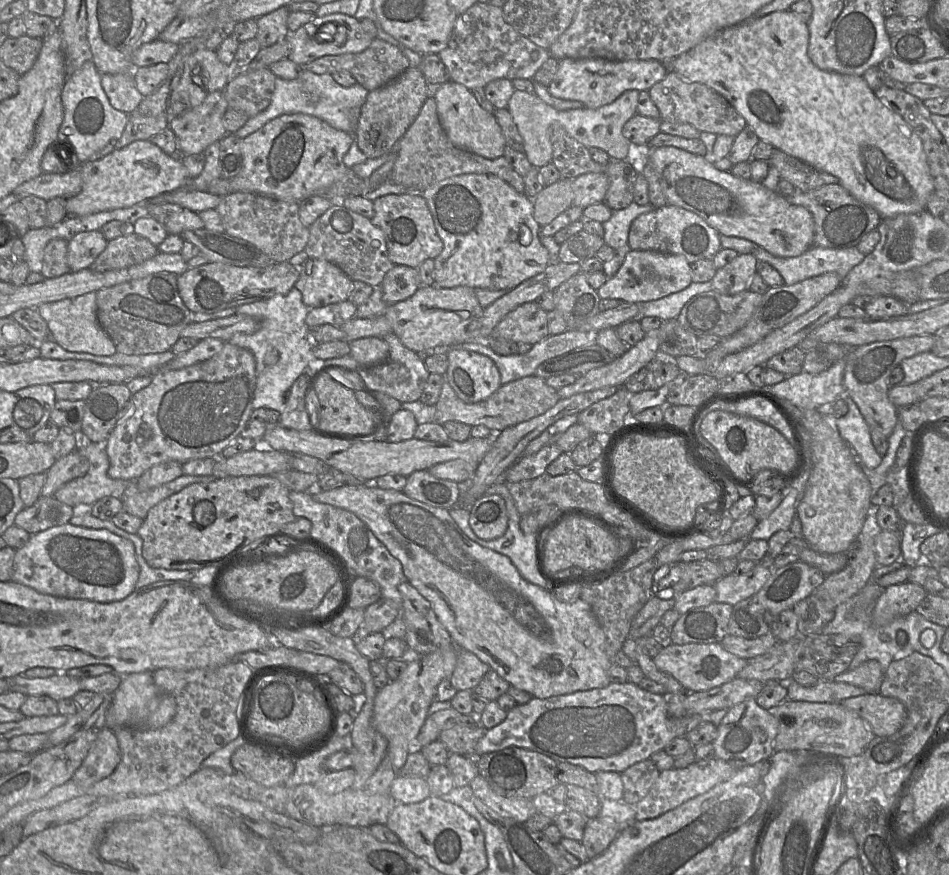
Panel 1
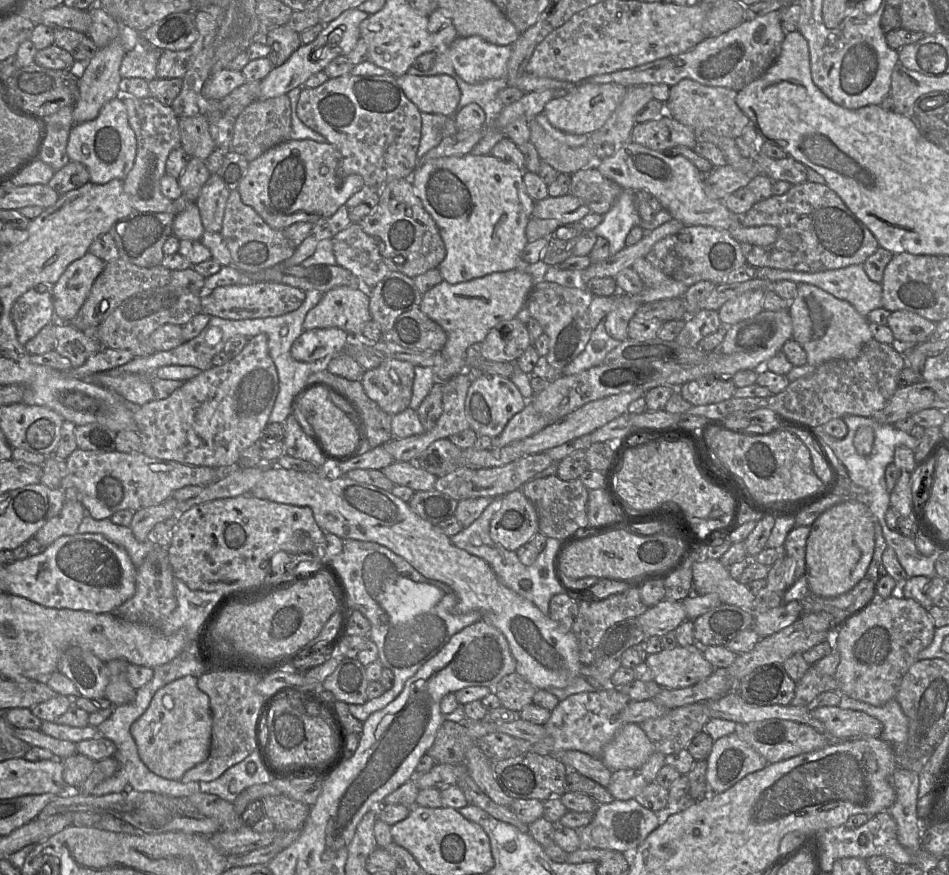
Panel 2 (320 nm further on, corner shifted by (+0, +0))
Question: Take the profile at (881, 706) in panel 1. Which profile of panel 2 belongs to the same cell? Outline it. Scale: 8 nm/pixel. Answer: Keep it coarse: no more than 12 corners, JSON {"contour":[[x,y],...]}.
{"contour":[[810,708],[836,741],[879,737],[882,723],[863,711]]}

